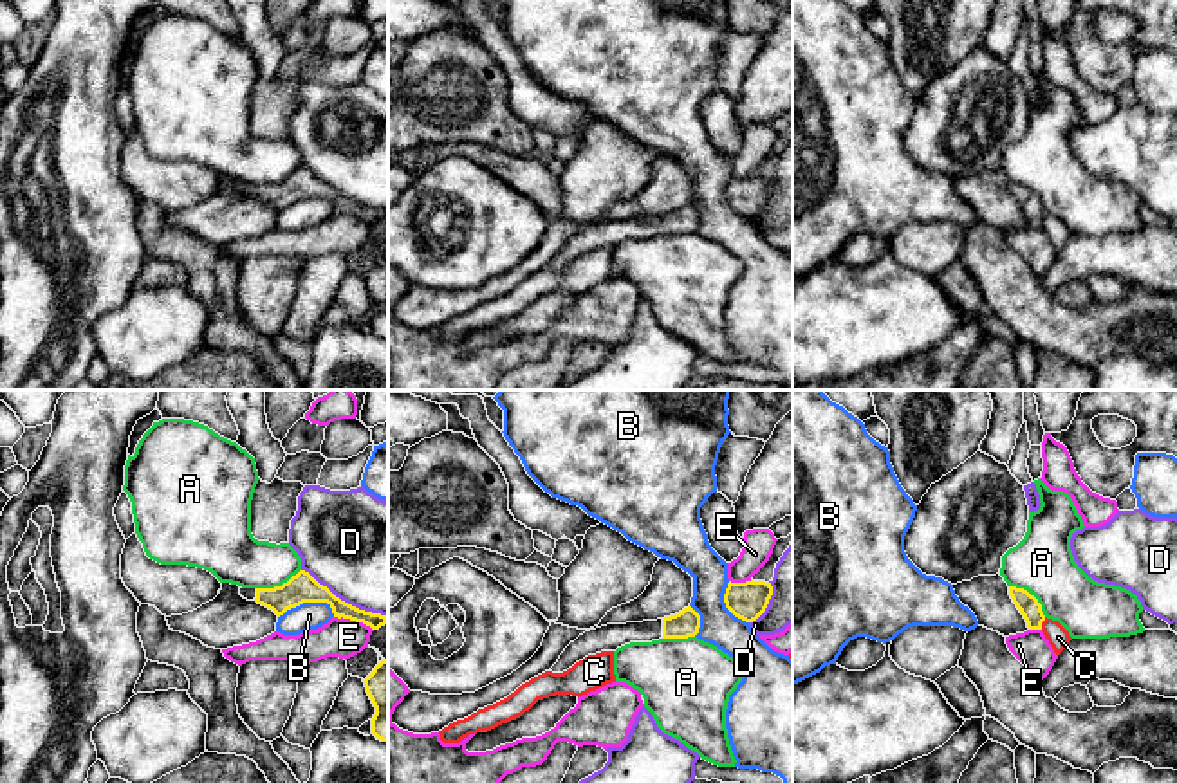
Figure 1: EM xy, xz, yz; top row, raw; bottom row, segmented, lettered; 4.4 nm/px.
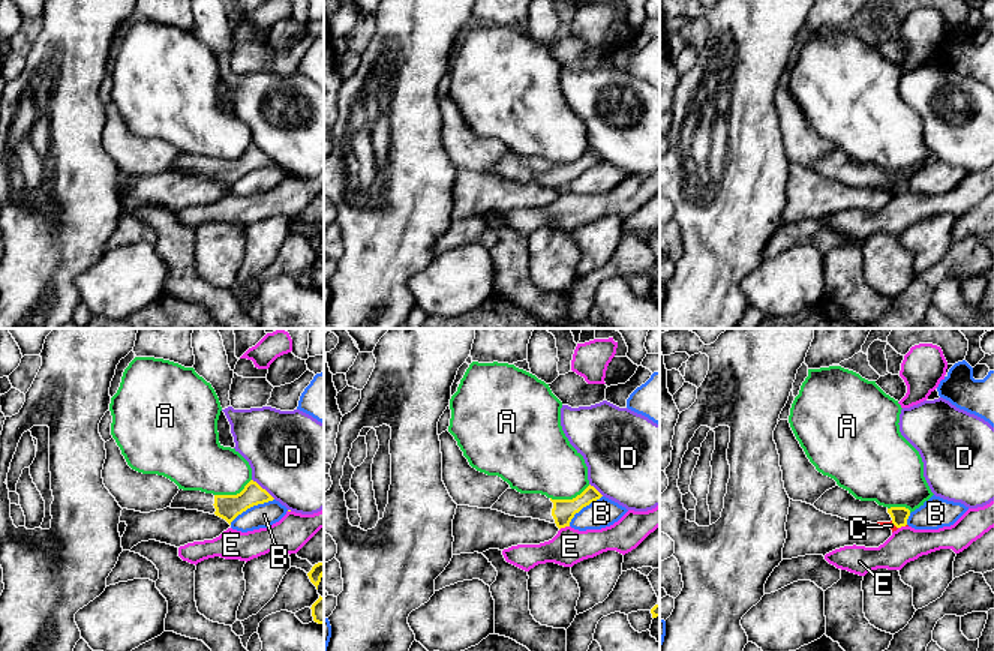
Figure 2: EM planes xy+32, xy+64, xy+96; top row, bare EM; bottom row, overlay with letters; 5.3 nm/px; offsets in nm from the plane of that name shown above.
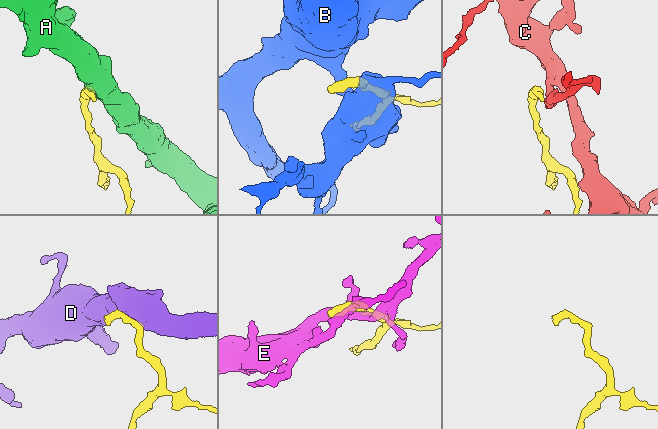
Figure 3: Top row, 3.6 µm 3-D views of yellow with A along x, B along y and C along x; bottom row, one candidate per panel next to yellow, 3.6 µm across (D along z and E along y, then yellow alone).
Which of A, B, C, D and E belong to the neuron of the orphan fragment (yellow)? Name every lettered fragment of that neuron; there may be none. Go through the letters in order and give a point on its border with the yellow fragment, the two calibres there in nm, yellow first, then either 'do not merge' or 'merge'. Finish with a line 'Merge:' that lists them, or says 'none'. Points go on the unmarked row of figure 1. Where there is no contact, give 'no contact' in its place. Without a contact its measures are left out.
A: meets yellow in yz at (1029, 190); 90 nm thick on the yellow side, 280 nm on the other; do not merge
B: meets yellow in xy at (307, 197); 130 nm thick on the yellow side, 130 nm on the other; do not merge
C: meets yellow in yz at (1042, 217); 90 nm thick on the yellow side, 100 nm on the other; do not merge
D: meets yellow in xy at (343, 197); 130 nm thick on the yellow side, 480 nm on the other; do not merge
E: meets yellow in xy at (354, 215); 110 nm thick on the yellow side, 180 nm on the other; do not merge
Merge: none

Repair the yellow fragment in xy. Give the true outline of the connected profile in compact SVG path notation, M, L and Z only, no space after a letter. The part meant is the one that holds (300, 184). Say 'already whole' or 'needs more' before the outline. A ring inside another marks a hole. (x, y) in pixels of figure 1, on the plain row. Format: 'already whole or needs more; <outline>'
needs more; M300 166L287 179L274 184L242 184L240 191L247 197L273 206L278 213L287 206L303 198L327 198L332 204L334 213L363 218L372 226L379 226L388 218L386 211L359 206L339 193L336 193L327 182L320 180L309 168Z

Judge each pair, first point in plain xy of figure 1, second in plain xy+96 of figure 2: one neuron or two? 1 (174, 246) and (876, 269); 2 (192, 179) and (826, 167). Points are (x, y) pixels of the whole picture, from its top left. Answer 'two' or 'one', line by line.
1: two
2: two

